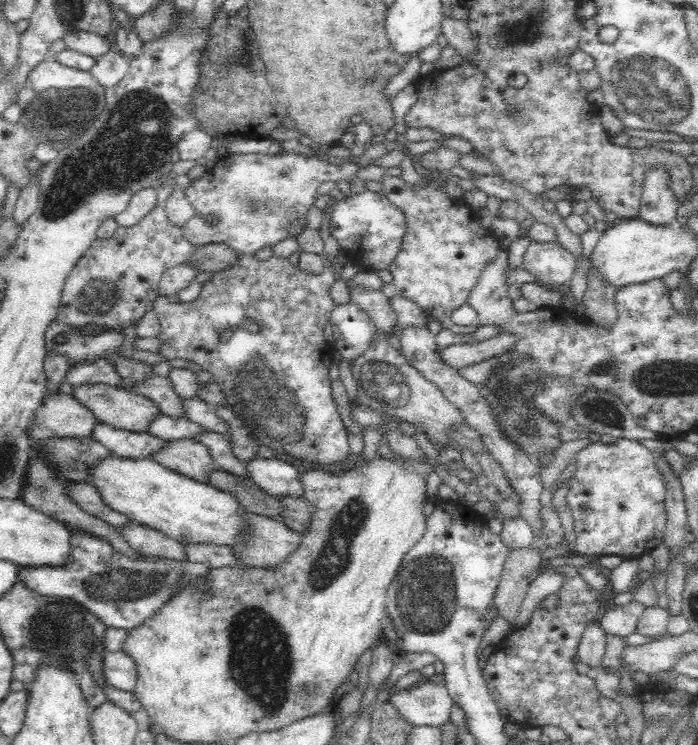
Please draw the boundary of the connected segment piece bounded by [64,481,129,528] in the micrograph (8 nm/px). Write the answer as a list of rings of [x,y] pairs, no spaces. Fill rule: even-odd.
[[[86,481],[83,482],[69,482],[69,486],[64,492],[73,500],[78,507],[86,511],[88,514],[94,515],[106,521],[106,523],[121,528],[129,520],[126,515],[116,512],[116,510],[109,509],[108,506],[102,503],[100,499],[100,493],[98,490],[88,484]]]

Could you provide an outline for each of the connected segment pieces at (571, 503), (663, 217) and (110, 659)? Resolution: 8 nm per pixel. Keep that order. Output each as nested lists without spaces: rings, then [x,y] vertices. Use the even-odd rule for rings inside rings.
[[[624,438],[614,444],[591,443],[576,454],[576,471],[572,474],[567,493],[567,504],[573,515],[573,529],[576,534],[574,552],[582,555],[620,554],[627,559],[643,556],[663,542],[667,521],[665,509],[666,488],[658,473],[653,453],[638,442]]]
[[[664,169],[646,173],[638,218],[654,226],[676,227],[678,208],[678,199],[668,185]]]
[[[123,650],[107,652],[103,661],[106,683],[127,692],[134,692],[138,682],[137,666],[134,659]]]

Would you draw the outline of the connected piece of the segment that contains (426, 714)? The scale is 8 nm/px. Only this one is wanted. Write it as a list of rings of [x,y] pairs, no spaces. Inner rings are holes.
[[[444,677],[442,680],[422,679],[412,687],[398,690],[389,702],[413,726],[442,726],[450,719],[453,703]]]

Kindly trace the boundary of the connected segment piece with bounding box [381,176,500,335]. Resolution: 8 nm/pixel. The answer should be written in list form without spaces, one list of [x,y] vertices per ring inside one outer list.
[[[384,176],[381,183],[381,191],[405,215],[407,224],[400,252],[389,268],[396,295],[412,300],[456,335],[472,334],[480,324],[456,325],[450,314],[467,304],[478,276],[498,256],[498,239],[481,224],[480,212],[469,207],[462,196],[450,198],[446,190],[424,186],[422,181],[410,186],[399,176]]]

